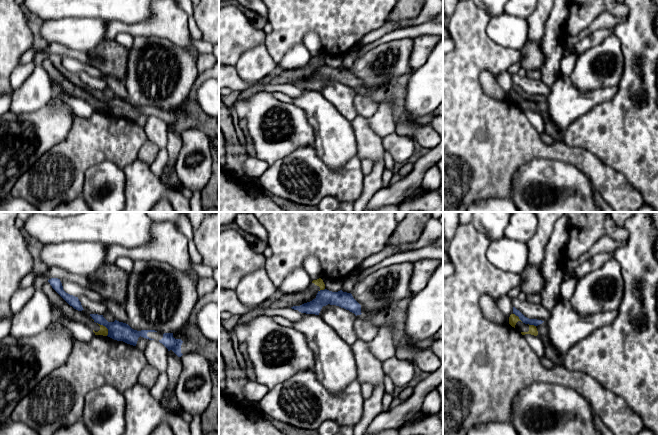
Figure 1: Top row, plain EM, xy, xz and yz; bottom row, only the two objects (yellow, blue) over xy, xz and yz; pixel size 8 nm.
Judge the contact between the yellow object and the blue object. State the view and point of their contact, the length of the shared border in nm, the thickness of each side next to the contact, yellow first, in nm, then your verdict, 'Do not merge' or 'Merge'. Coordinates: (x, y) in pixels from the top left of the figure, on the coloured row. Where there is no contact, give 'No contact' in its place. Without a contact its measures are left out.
Touches yellow at xy (105, 327). Shared border 140 nm. Thickness 70 nm (yellow) against 150 nm. Do not merge

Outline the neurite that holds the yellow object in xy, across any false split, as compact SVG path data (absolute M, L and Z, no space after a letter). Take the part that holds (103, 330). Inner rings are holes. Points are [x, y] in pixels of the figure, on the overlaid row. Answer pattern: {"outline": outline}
{"outline": "M48 281L41 282L40 286L43 292L48 297L49 301L51 302L52 311L54 307L58 307L64 316L69 319L79 321L84 323L86 326L91 328L95 335L108 335L108 329L96 323L92 317L84 310L78 311L70 306L50 285Z"}

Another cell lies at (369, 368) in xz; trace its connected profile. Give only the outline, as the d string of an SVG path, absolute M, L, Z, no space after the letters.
M357 340L351 345L357 366L357 381L369 383L373 387L383 384L385 373L382 362L371 352L367 342Z

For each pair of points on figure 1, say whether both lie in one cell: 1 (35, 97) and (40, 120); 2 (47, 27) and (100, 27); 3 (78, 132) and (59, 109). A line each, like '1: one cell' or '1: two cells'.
1: two cells
2: one cell
3: two cells

